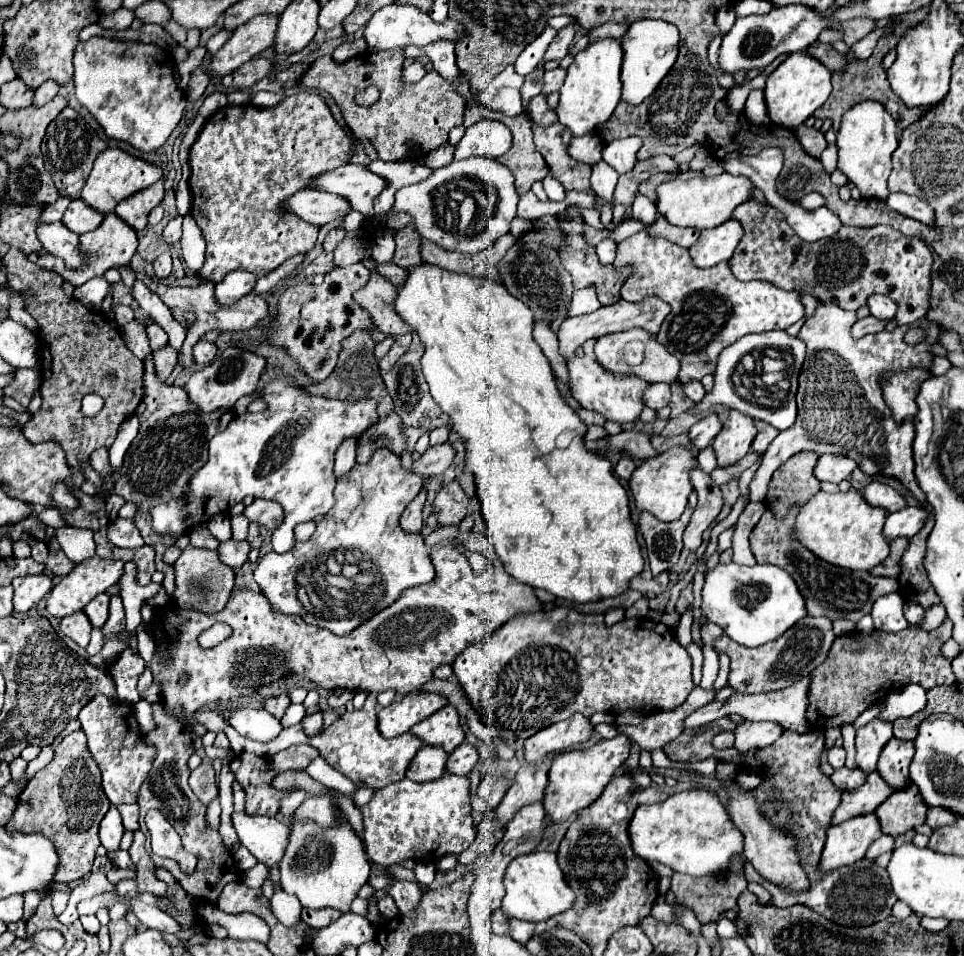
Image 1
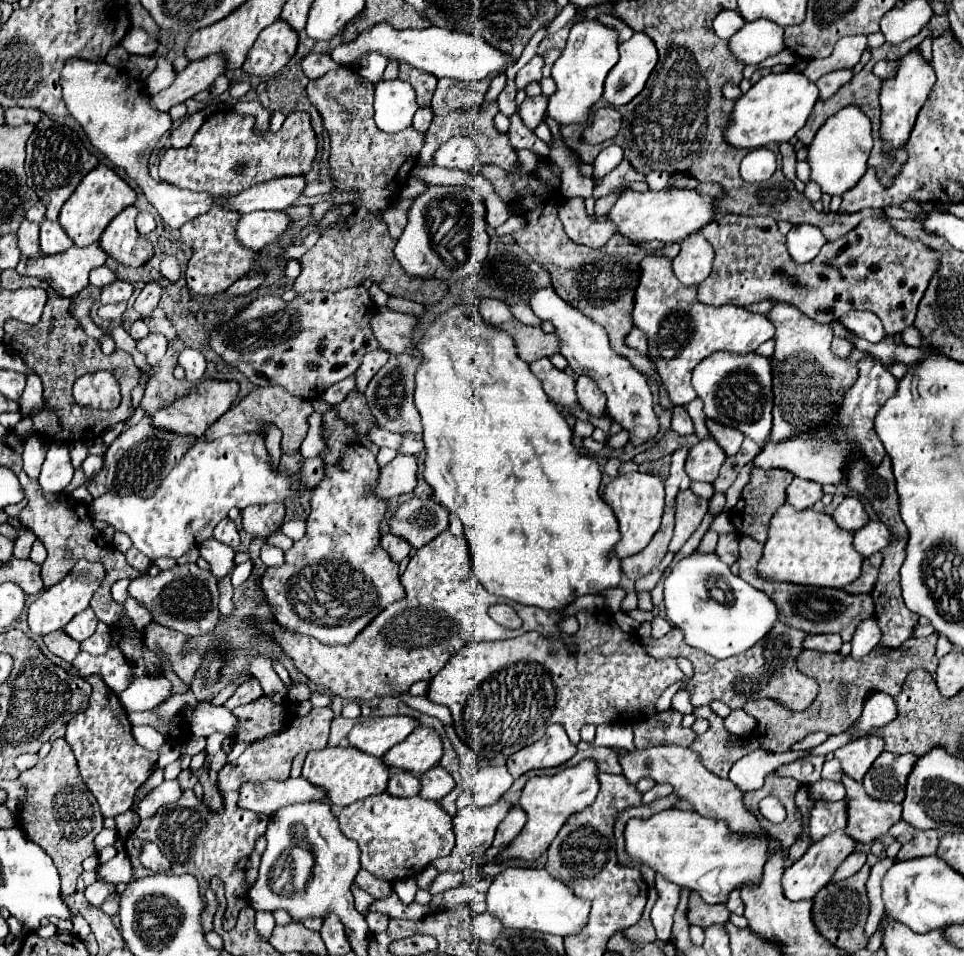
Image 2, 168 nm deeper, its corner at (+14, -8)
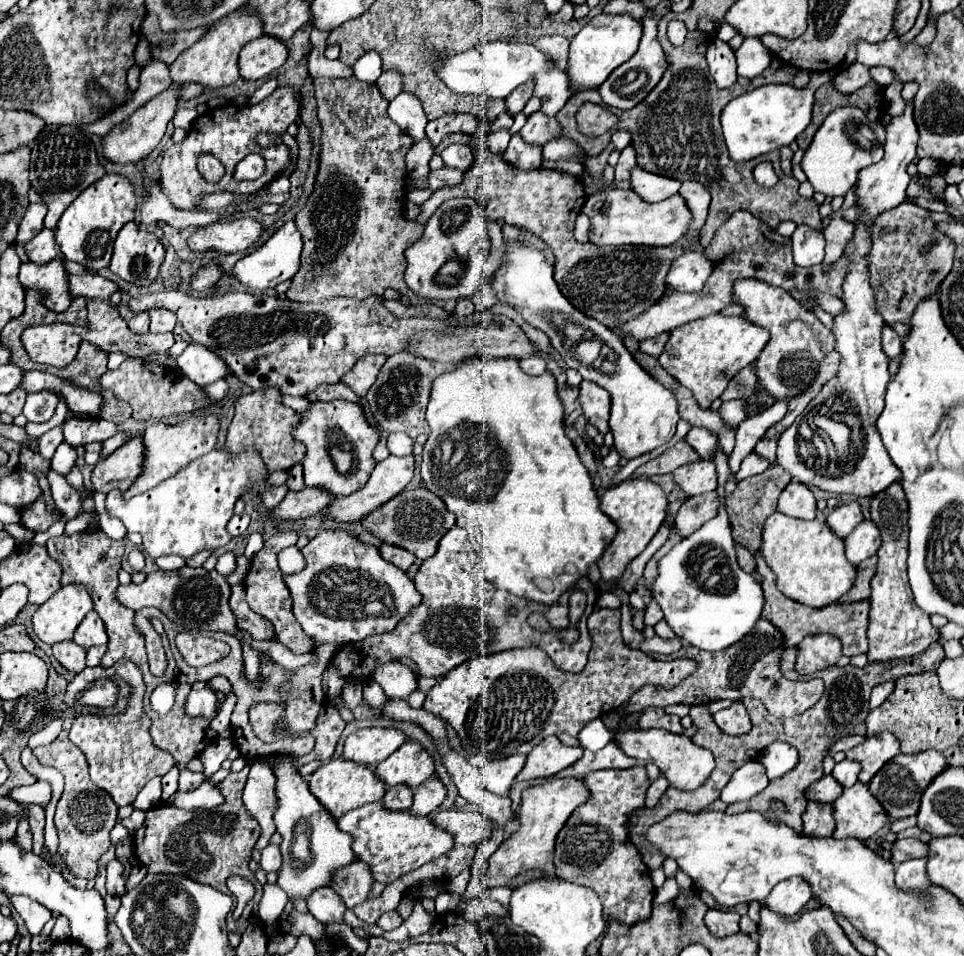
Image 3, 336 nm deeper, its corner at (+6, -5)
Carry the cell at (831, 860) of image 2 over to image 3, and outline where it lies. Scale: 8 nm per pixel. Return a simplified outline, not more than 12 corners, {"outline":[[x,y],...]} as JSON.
{"outline":[[789,878],[771,890],[765,904],[793,916],[809,902],[809,884]]}

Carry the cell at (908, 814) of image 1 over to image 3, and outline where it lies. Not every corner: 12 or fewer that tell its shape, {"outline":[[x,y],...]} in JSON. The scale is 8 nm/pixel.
{"outline":[[863,782],[833,806],[833,838],[867,840],[889,822]]}

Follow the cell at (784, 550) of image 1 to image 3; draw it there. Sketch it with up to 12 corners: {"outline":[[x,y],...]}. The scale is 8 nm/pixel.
{"outline":[[761,550],[763,618],[783,634],[833,634],[843,655],[867,652],[869,600],[809,608],[783,596]]}

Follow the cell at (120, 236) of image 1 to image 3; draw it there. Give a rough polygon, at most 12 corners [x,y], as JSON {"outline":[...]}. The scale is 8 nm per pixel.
{"outline":[[65,258],[21,264],[19,282],[45,290],[45,306],[69,308]]}

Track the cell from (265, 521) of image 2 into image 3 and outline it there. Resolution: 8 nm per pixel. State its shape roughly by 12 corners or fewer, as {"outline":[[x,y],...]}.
{"outline":[[321,488],[289,490],[269,514],[275,520],[309,518],[333,496]]}

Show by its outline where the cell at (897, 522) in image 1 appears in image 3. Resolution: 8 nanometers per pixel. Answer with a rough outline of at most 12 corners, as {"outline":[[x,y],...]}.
{"outline":[[863,520],[847,538],[845,554],[851,564],[873,556],[881,532]]}

